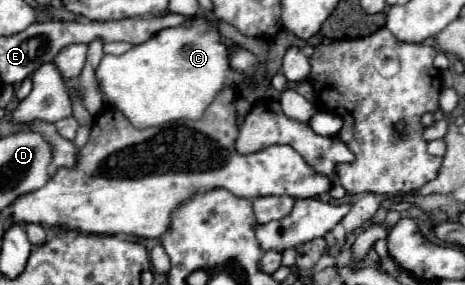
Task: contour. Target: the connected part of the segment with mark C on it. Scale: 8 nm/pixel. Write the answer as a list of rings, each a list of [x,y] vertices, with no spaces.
[[[195,18],[191,28],[165,28],[121,56],[105,54],[95,70],[99,90],[135,128],[161,126],[183,118],[199,120],[221,88],[233,84],[243,88],[249,84],[249,80],[243,80],[241,74],[229,68],[229,52],[219,40],[221,34],[203,18]]]

